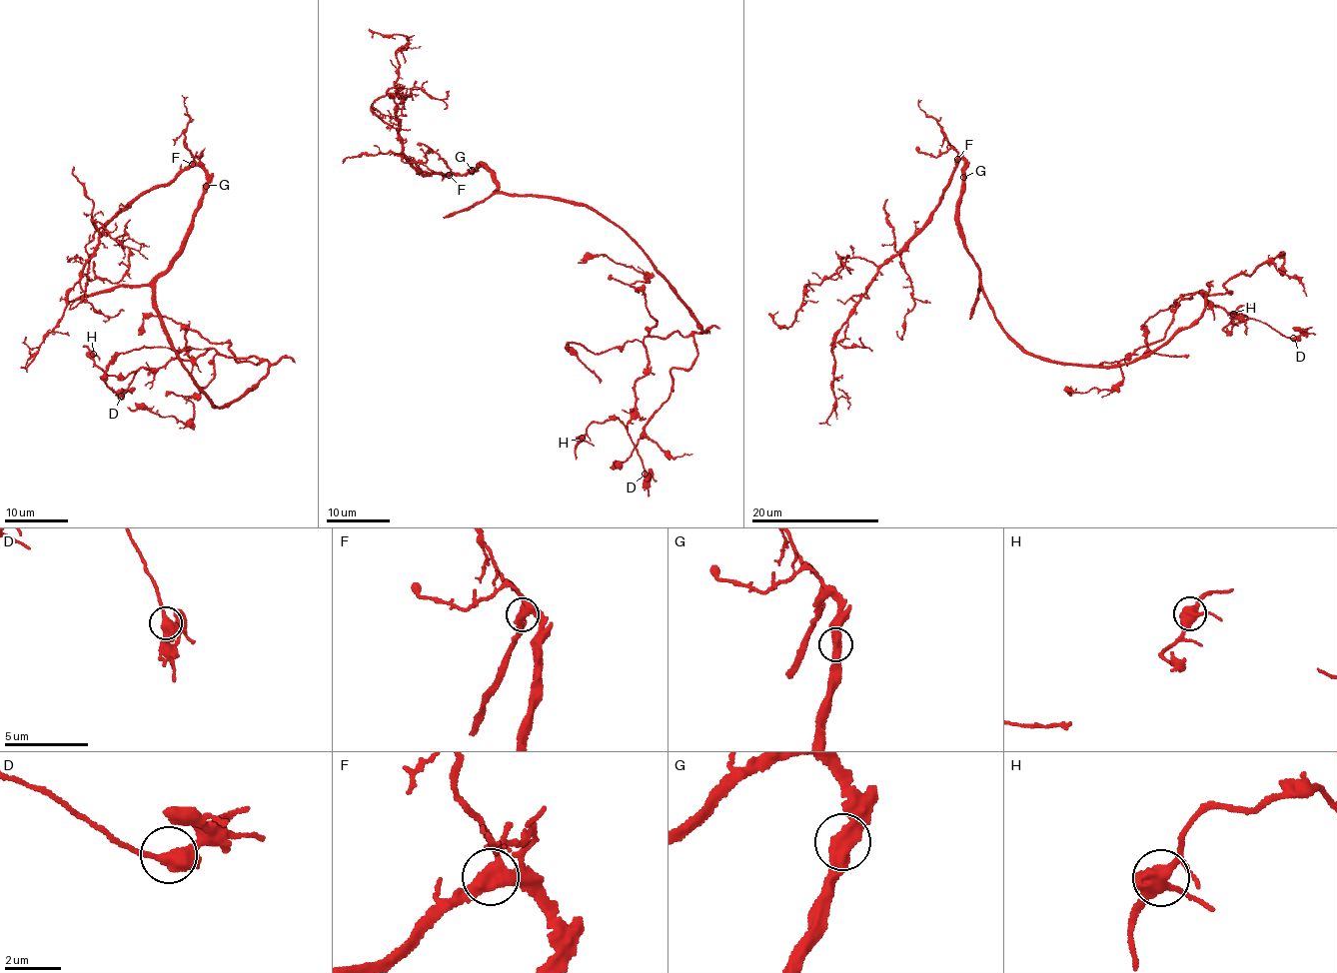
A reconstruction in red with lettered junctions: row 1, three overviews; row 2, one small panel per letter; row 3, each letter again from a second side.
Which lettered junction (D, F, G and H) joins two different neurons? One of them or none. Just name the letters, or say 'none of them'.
none of them

